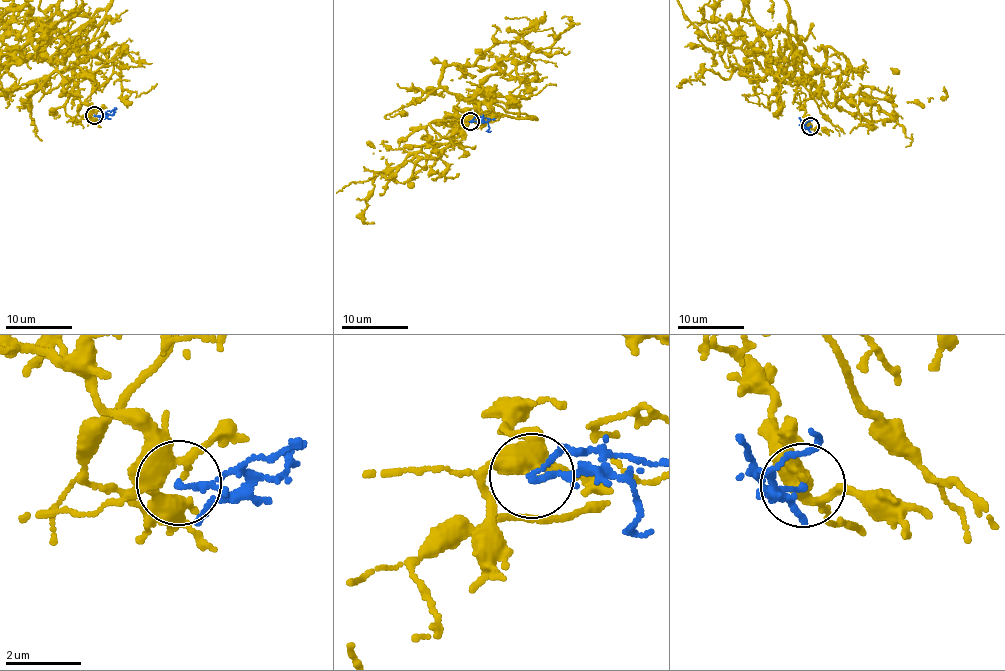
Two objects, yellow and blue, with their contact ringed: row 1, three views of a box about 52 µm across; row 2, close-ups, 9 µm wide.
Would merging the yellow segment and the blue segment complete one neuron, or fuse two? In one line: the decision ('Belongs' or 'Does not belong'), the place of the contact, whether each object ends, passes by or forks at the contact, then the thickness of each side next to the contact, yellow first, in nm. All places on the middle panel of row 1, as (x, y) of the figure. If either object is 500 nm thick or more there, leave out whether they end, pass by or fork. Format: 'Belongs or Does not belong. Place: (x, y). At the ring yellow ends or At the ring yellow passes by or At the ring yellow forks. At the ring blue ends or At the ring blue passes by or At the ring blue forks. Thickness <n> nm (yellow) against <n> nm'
Does not belong. Place: (470, 121). At the ring yellow passes by. At the ring blue ends. Thickness 170 nm (yellow) against 130 nm

